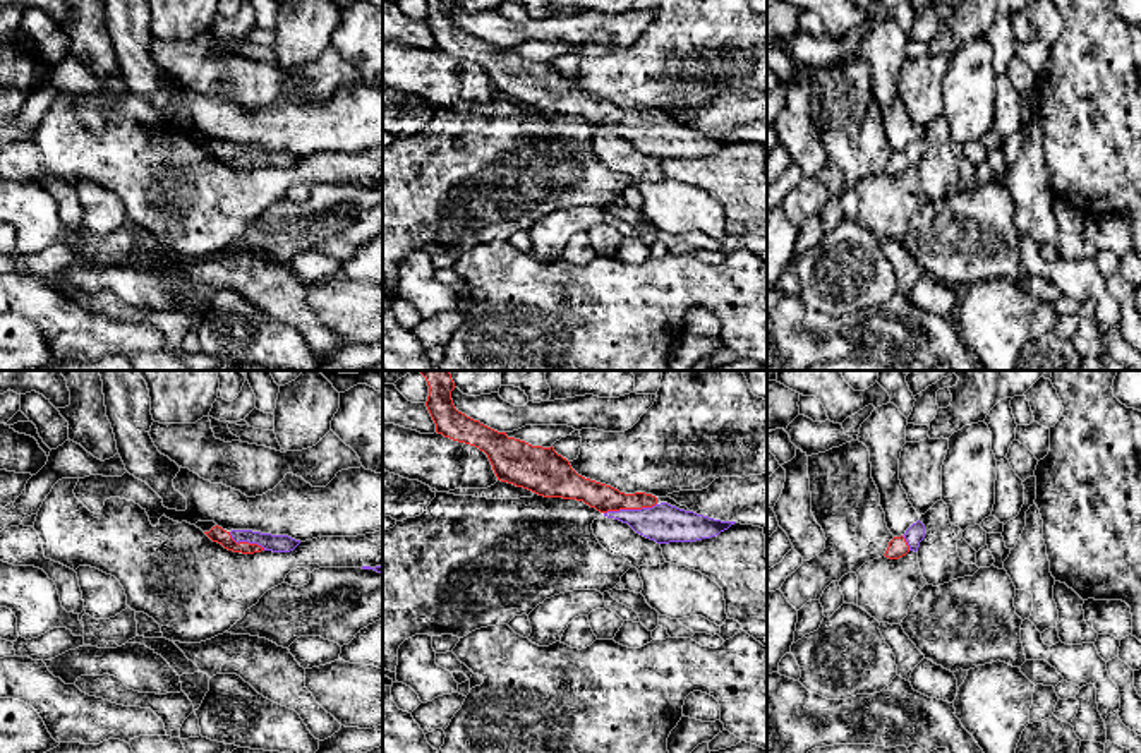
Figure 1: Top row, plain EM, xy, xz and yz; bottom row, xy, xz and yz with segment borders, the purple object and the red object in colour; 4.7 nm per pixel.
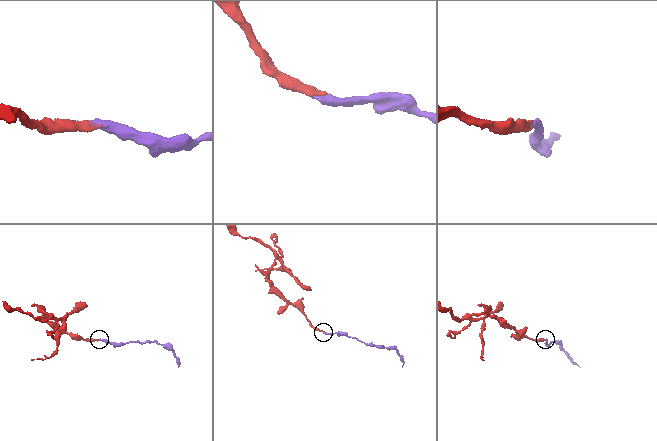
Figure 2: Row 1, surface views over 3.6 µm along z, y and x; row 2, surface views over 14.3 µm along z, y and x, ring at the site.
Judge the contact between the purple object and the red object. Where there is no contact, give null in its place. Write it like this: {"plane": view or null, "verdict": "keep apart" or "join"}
{"plane": "xz", "verdict": "join"}

